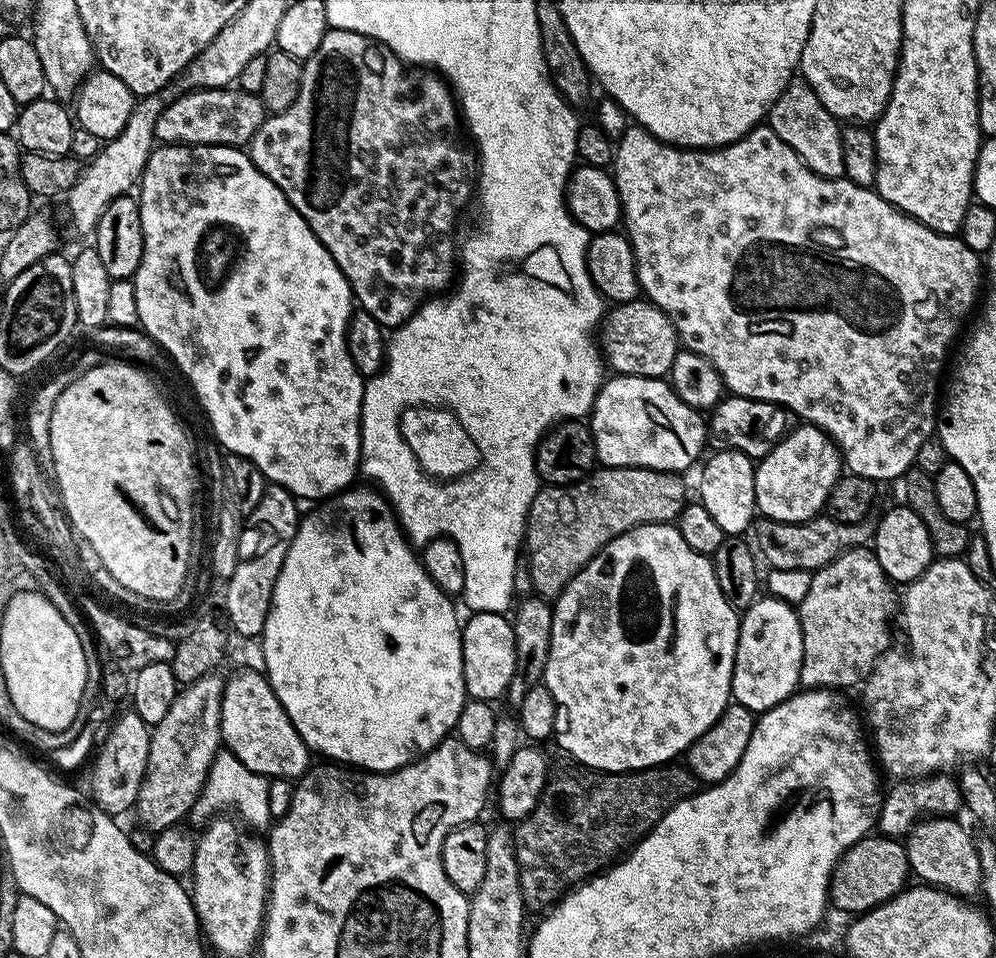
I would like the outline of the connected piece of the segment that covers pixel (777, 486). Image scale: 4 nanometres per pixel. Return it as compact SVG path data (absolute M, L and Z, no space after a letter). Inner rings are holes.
M813 424L800 427L804 428L793 427L756 464L756 507L761 517L787 524L816 519L825 511L831 488L842 475L836 443Z

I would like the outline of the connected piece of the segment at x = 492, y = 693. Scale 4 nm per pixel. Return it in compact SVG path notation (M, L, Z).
M472 612L469 617L469 620L463 621L460 634L462 662L464 663L464 691L473 700L496 702L499 696L501 699L507 693L510 678L514 678L516 651L514 650L513 621L507 615L498 612Z

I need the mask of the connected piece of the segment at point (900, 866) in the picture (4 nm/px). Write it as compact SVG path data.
M869 834L848 848L836 863L829 888L829 905L833 909L850 913L850 916L863 914L877 905L891 900L897 893L903 891L909 881L910 873L907 847L901 841L883 834Z

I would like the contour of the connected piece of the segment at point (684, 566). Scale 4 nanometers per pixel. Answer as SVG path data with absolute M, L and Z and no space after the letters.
M675 523L643 524L618 534L589 562L570 583L555 597L552 609L554 630L550 634L550 658L546 662L544 683L554 694L562 716L568 719L568 732L561 731L560 744L569 752L575 763L585 768L597 768L600 772L637 772L640 768L654 768L683 757L690 745L714 726L732 700L732 675L734 658L740 633L740 616L737 609L722 594L718 578L712 569L712 561L701 552L690 550L686 538L682 538Z

